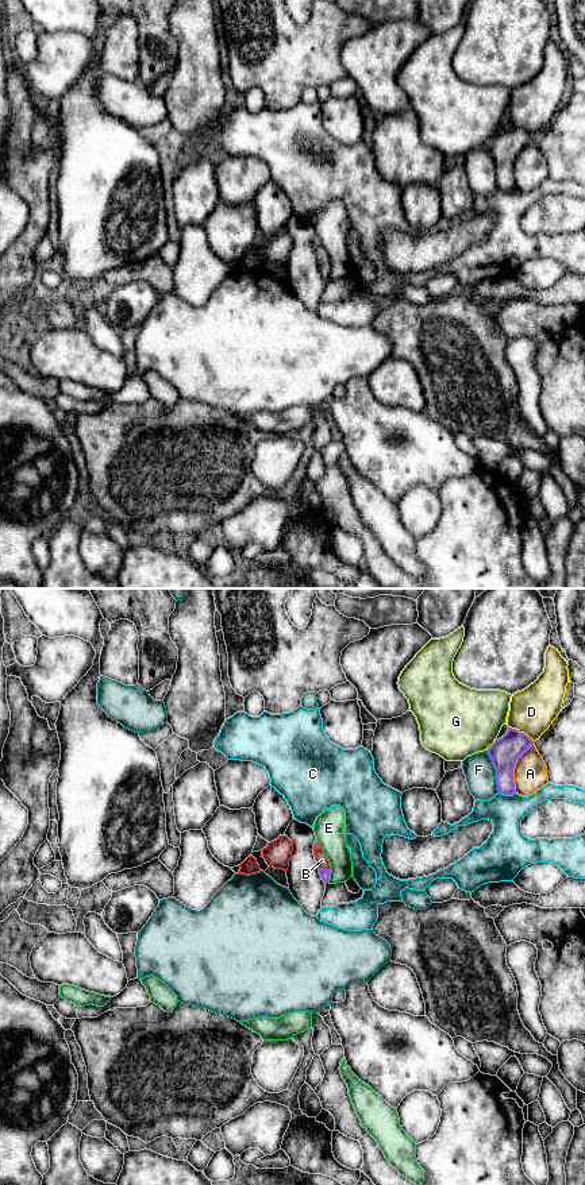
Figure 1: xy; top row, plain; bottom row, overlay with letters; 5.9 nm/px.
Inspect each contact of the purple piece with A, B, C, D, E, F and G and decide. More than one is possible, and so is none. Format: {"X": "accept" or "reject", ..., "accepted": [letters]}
{"A": "reject", "B": "accept", "C": "reject", "D": "reject", "E": "reject", "F": "reject", "G": "reject", "accepted": ["B"]}

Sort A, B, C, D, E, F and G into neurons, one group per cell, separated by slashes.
A / B / C / D / E / F / G

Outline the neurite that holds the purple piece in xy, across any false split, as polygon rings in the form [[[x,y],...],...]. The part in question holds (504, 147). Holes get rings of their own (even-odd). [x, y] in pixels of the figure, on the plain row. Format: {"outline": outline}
{"outline": [[[508,121],[507,128],[488,143],[488,150],[496,165],[496,180],[500,189],[513,190],[516,188],[515,159],[532,139],[534,136],[527,130]]]}

